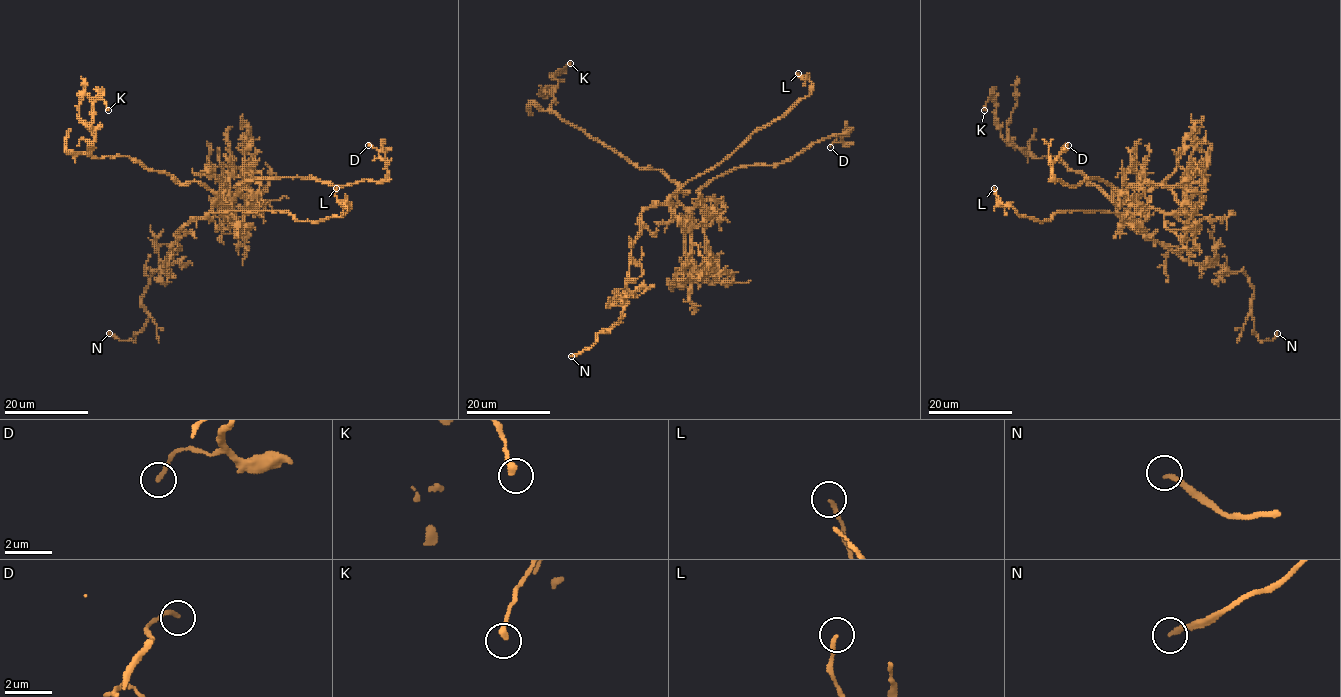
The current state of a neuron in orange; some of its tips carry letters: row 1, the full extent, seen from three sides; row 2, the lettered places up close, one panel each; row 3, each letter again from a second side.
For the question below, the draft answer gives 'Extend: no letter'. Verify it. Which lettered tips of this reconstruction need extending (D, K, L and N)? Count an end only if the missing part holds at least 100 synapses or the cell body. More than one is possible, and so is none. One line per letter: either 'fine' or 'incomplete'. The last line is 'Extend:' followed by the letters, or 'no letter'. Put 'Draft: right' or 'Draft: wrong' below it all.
D: fine
K: fine
L: fine
N: incomplete
Extend: N
Draft: wrong

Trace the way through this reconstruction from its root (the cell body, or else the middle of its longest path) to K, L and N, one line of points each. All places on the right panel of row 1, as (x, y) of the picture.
K: (1116, 210), (1104, 191), (1056, 157), (1034, 158), (1009, 145), (990, 95), (984, 110)
L: (1116, 210), (1114, 213), (1057, 211), (1049, 221), (1035, 222), (1020, 216), (1010, 206), (999, 203), (994, 188)
N: (1116, 210), (1135, 230), (1187, 260), (1242, 271), (1253, 290), (1253, 333), (1261, 341), (1272, 340), (1277, 333)

